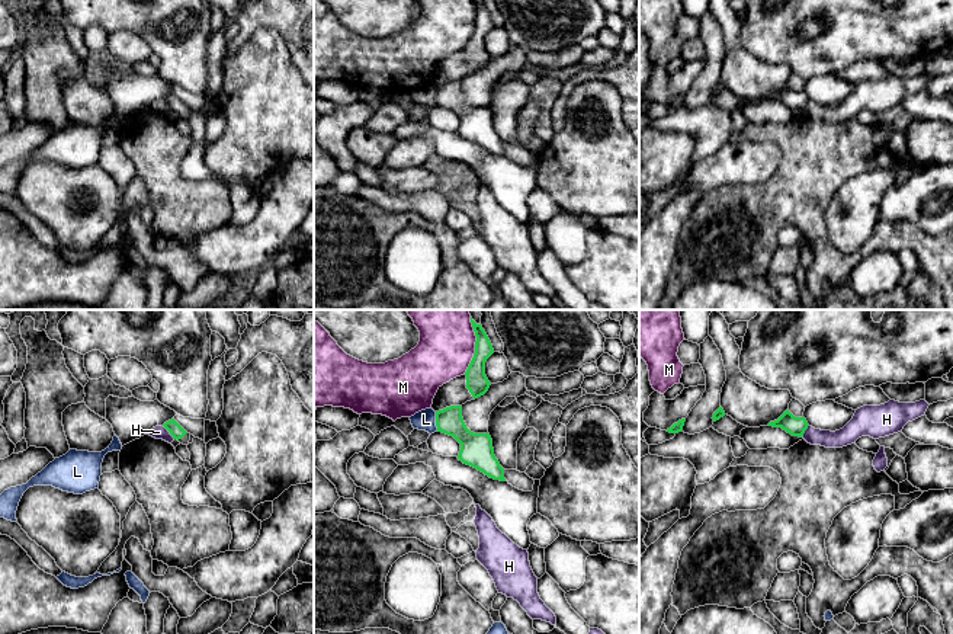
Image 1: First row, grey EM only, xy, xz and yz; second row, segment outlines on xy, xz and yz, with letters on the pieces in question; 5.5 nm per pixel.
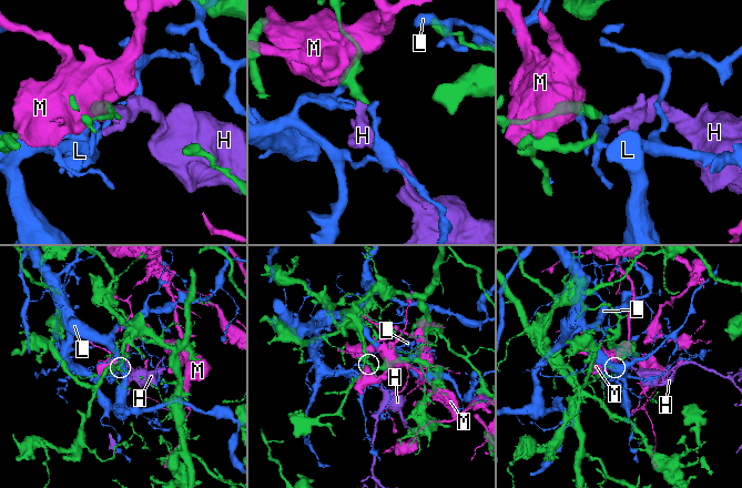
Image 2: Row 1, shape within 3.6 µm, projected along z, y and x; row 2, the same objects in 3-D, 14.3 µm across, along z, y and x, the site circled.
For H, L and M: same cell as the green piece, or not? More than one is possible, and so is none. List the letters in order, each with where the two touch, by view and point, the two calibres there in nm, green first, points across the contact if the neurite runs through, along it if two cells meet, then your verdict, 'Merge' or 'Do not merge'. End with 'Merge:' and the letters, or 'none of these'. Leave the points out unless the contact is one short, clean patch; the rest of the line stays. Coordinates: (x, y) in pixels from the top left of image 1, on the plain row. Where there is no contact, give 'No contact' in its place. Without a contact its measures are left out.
H: Touches green at xy (169, 105). Thickness 80 nm (green) against 80 nm. Boundary: xy (163, 99), (175, 112). Do not merge
L: Touches green at xz (436, 96). Thickness 160 nm (green) against 110 nm. Do not merge
M: Touches green at xz (475, 23). Thickness 120 nm (green) against 300 nm. Do not merge
Merge: none of these

